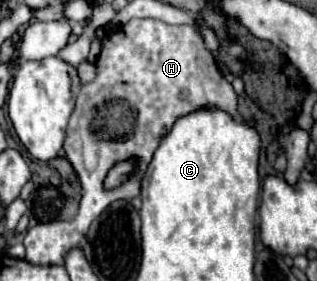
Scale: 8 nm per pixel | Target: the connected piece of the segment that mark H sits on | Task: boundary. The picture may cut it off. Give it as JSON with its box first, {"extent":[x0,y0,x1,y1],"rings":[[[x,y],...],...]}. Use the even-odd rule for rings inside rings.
{"extent":[24,18,240,264],"rings":[[[132,18],[124,26],[110,30],[102,38],[102,52],[96,60],[96,78],[90,88],[90,96],[96,98],[96,102],[110,100],[110,104],[102,104],[102,108],[94,108],[94,112],[90,112],[92,108],[78,104],[66,128],[66,158],[74,166],[82,186],[80,208],[72,220],[76,227],[62,220],[52,220],[30,228],[24,238],[26,260],[30,264],[62,264],[64,254],[86,238],[92,220],[96,220],[114,200],[132,200],[140,196],[144,170],[148,168],[154,150],[178,118],[202,108],[218,108],[234,120],[240,120],[238,96],[232,84],[222,76],[216,60],[204,48],[200,34],[192,26],[170,26],[162,20]],[[122,100],[126,104],[122,104]],[[130,106],[138,110],[136,134],[120,142],[122,136],[130,136],[130,132],[134,132],[134,108]],[[126,160],[136,160],[138,172],[128,176],[128,180],[118,188],[106,190],[106,174],[118,162]]]}

